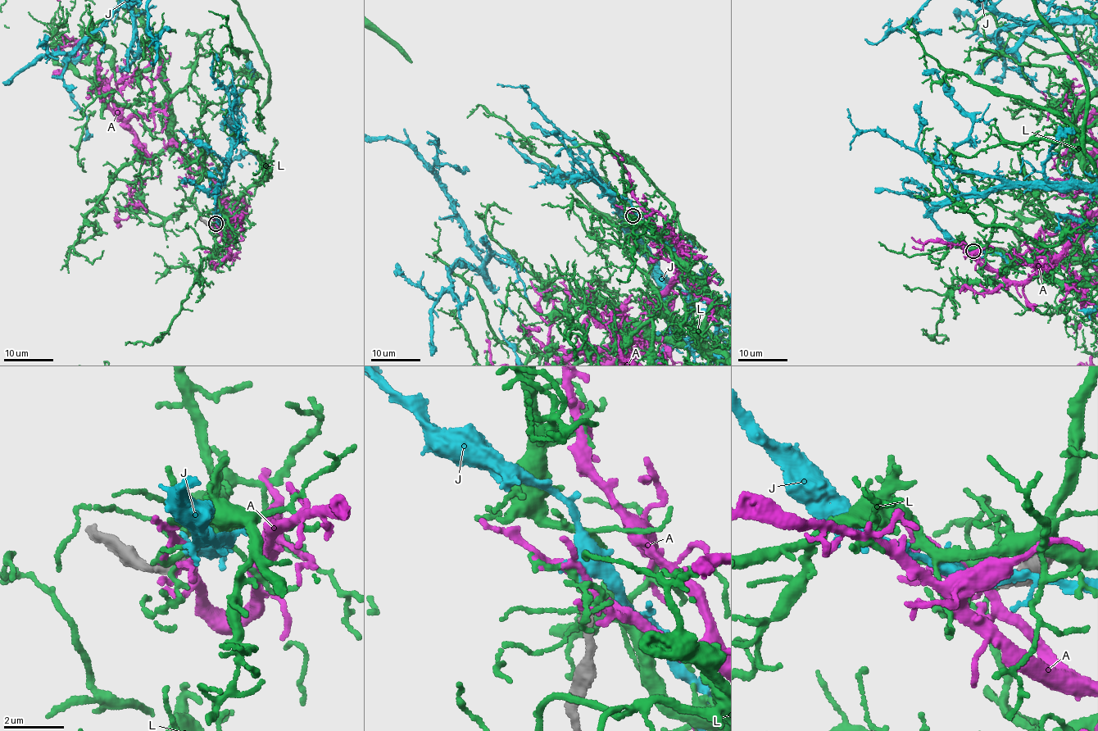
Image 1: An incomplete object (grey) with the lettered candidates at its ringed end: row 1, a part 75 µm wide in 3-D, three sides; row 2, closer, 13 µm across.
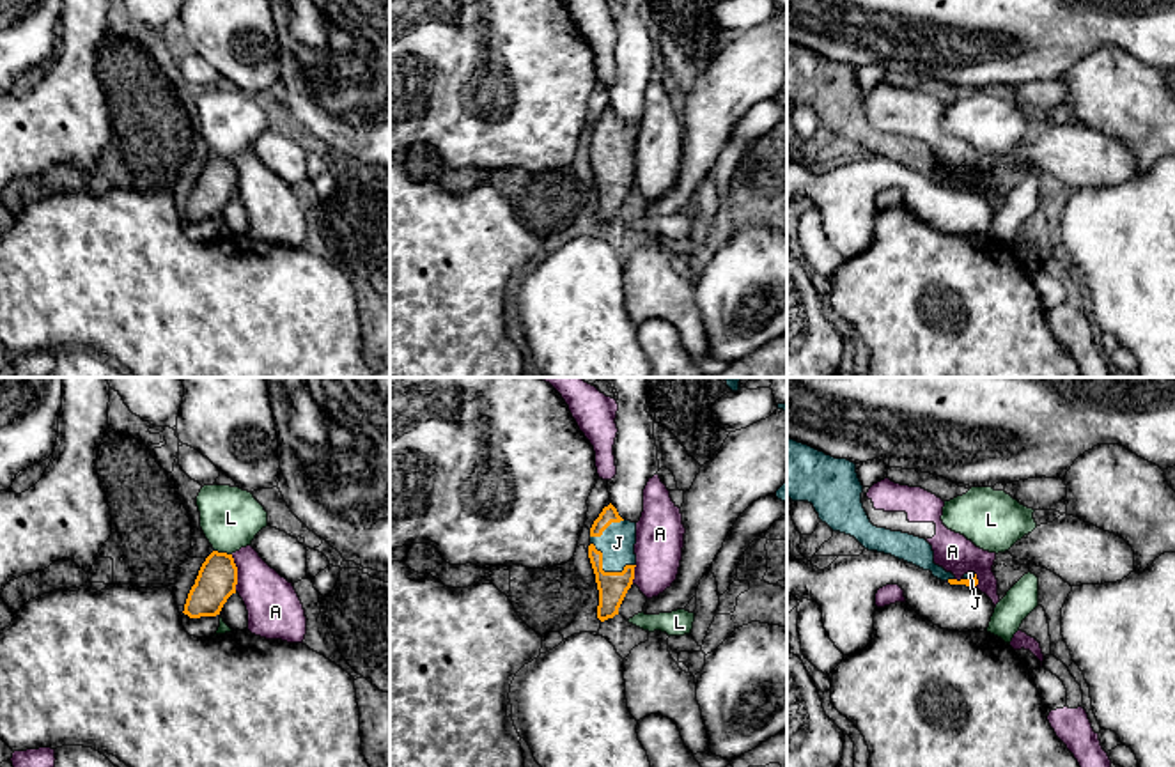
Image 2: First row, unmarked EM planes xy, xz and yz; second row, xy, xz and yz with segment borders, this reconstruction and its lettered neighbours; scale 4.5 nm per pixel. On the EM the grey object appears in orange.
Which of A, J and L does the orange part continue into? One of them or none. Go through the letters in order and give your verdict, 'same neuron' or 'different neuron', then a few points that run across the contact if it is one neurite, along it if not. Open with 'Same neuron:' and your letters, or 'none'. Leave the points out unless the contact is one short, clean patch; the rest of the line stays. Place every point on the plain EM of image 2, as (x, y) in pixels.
Same neuron: J
A: different neuron; line xy (231, 158), (236, 169), (236, 193)
J: same neuron; line xz (612, 190), (606, 176), (617, 146)
L: different neuron

